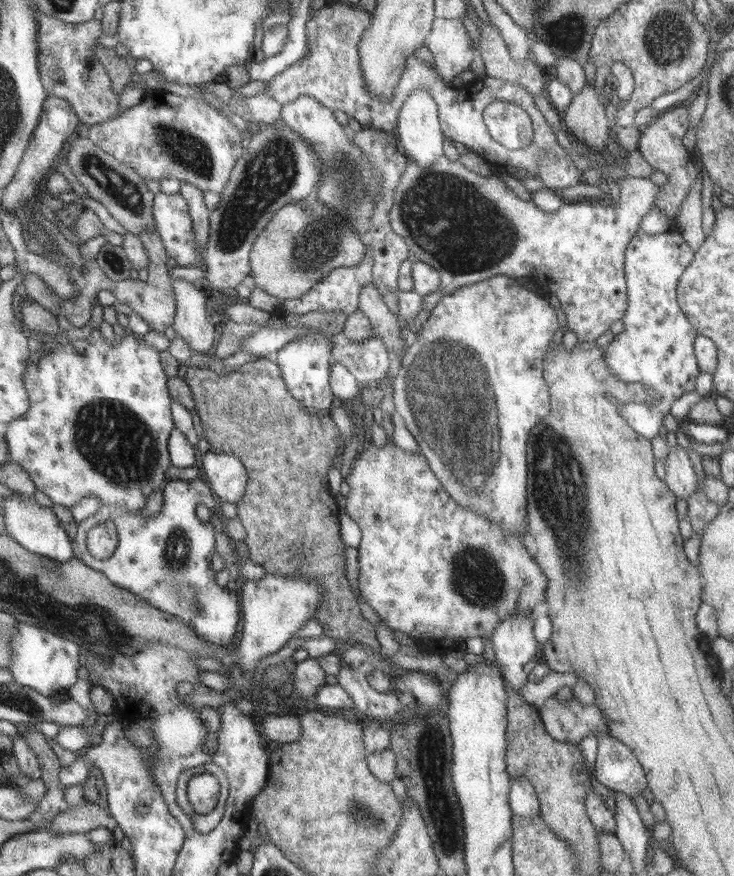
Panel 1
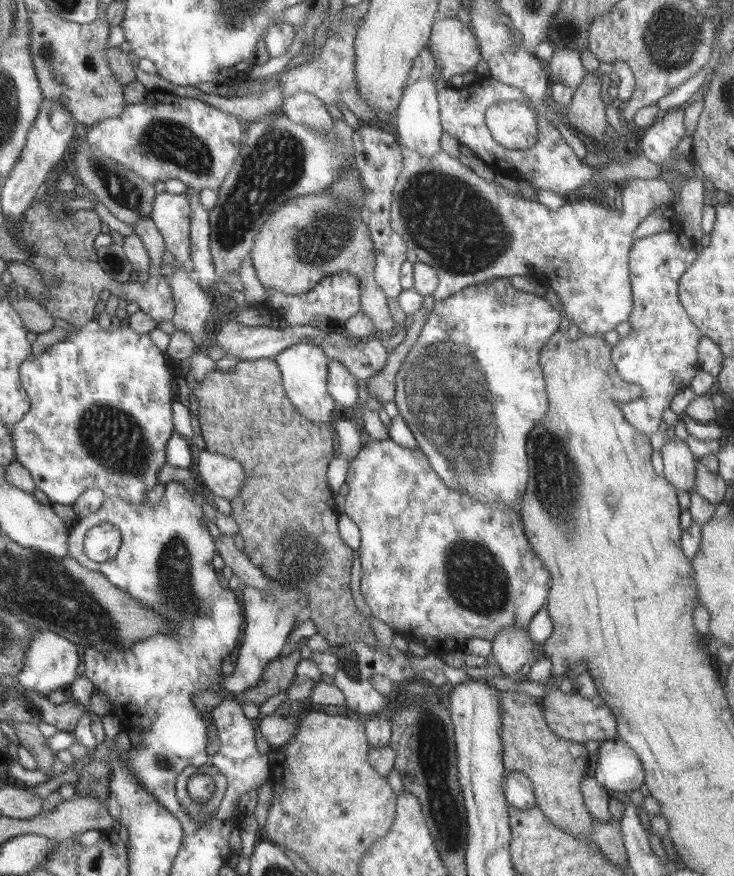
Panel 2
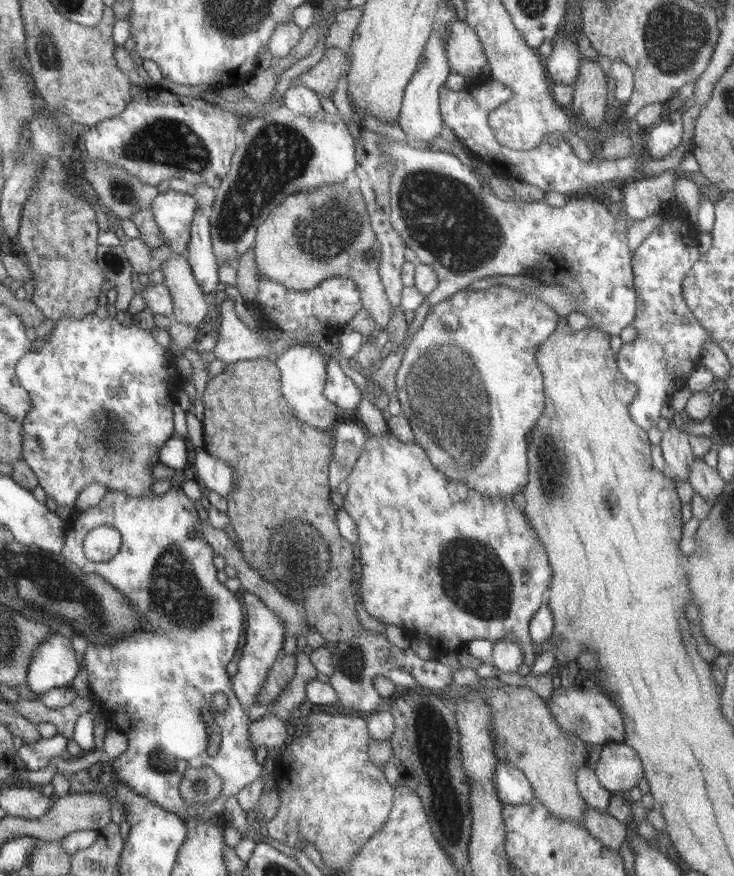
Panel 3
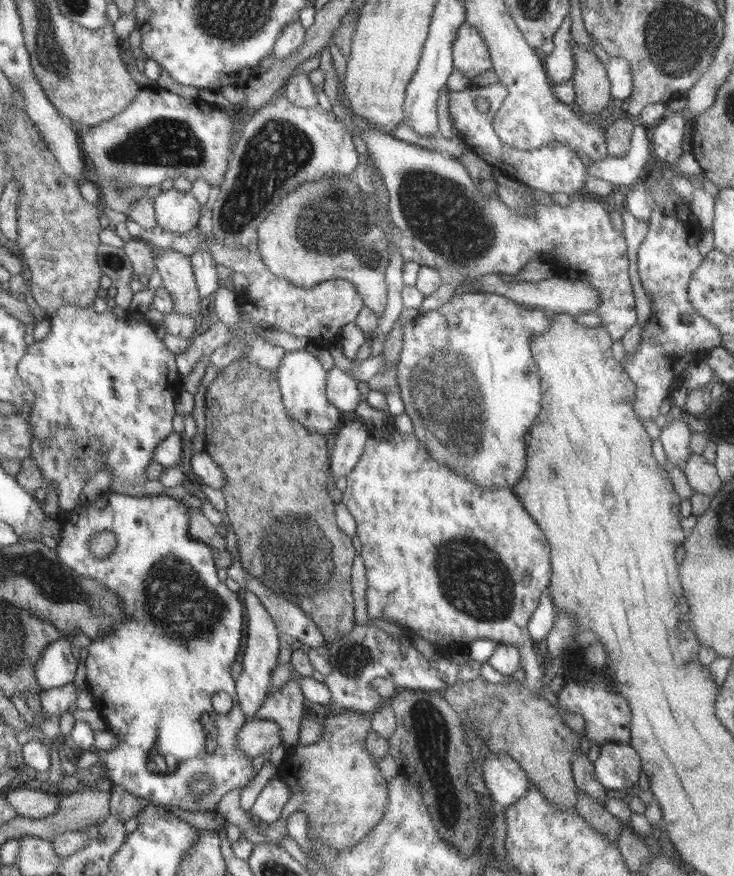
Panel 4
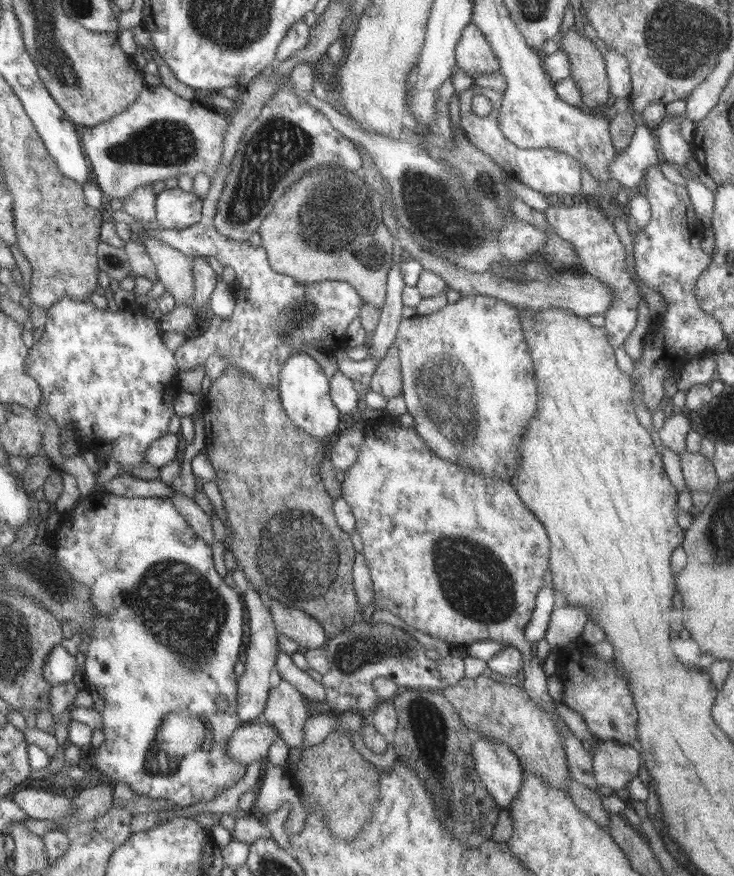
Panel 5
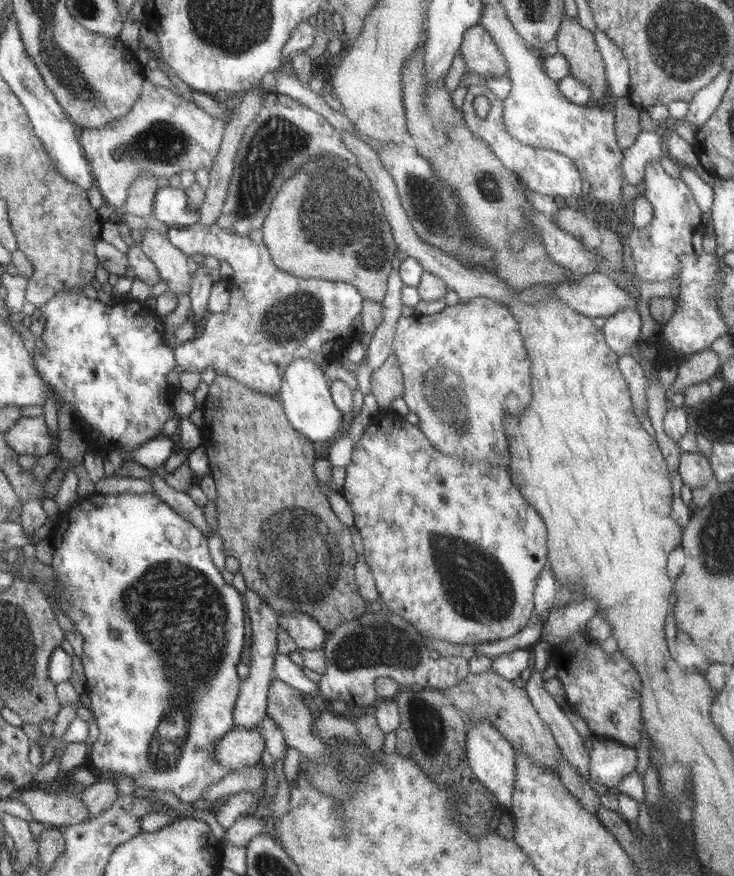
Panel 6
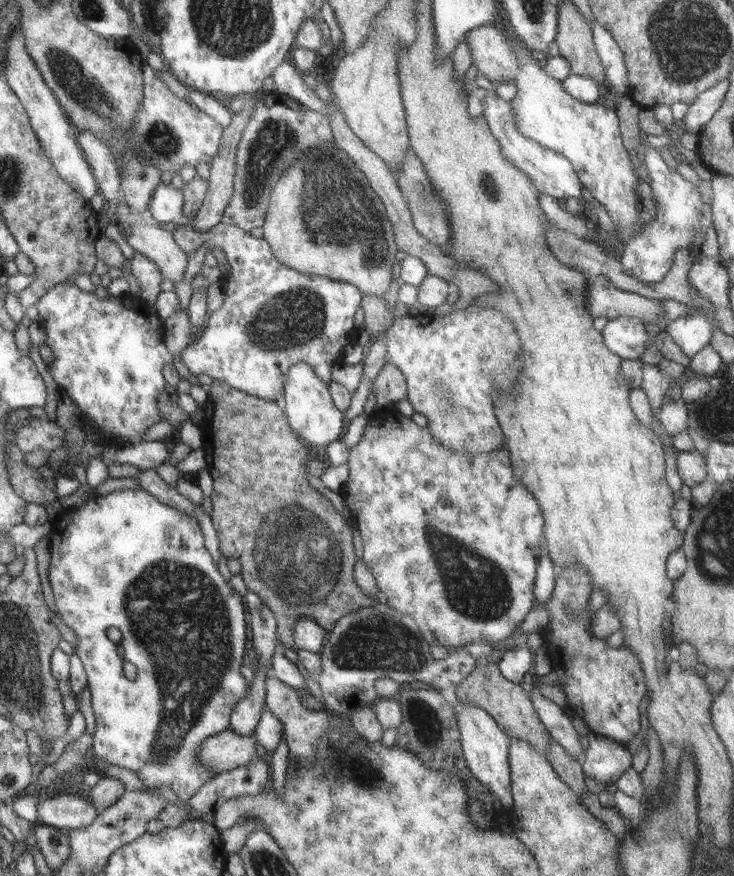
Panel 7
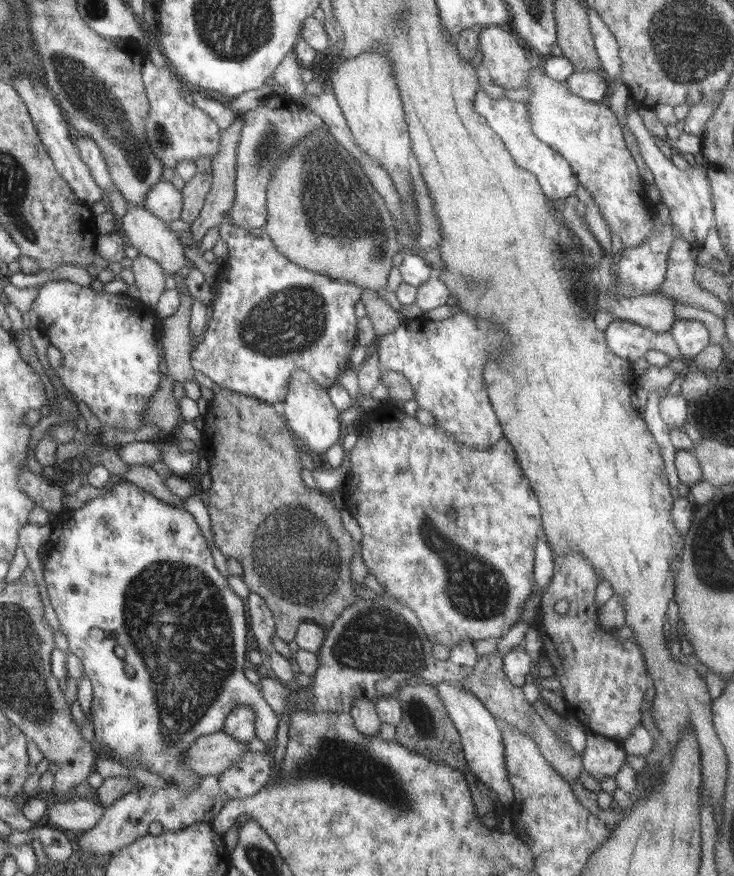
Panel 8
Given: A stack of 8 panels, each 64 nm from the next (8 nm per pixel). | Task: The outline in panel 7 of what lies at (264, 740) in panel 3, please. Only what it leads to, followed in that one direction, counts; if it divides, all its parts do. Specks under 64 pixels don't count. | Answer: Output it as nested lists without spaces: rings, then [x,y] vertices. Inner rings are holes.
[[[227,729],[204,739],[203,746],[200,746],[200,757],[204,768],[210,768],[218,774],[247,765],[256,759],[257,744],[258,740],[254,734],[244,736]]]

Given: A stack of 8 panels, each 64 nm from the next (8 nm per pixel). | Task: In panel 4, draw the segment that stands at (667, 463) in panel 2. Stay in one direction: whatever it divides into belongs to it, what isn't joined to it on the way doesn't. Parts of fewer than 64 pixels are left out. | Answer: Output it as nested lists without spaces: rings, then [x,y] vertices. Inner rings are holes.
[[[670,417],[668,426],[664,426],[659,432],[659,440],[664,446],[667,460],[674,463],[676,467],[680,467],[681,471],[687,457],[693,454],[689,446],[691,434],[687,423],[682,418],[676,420]]]

